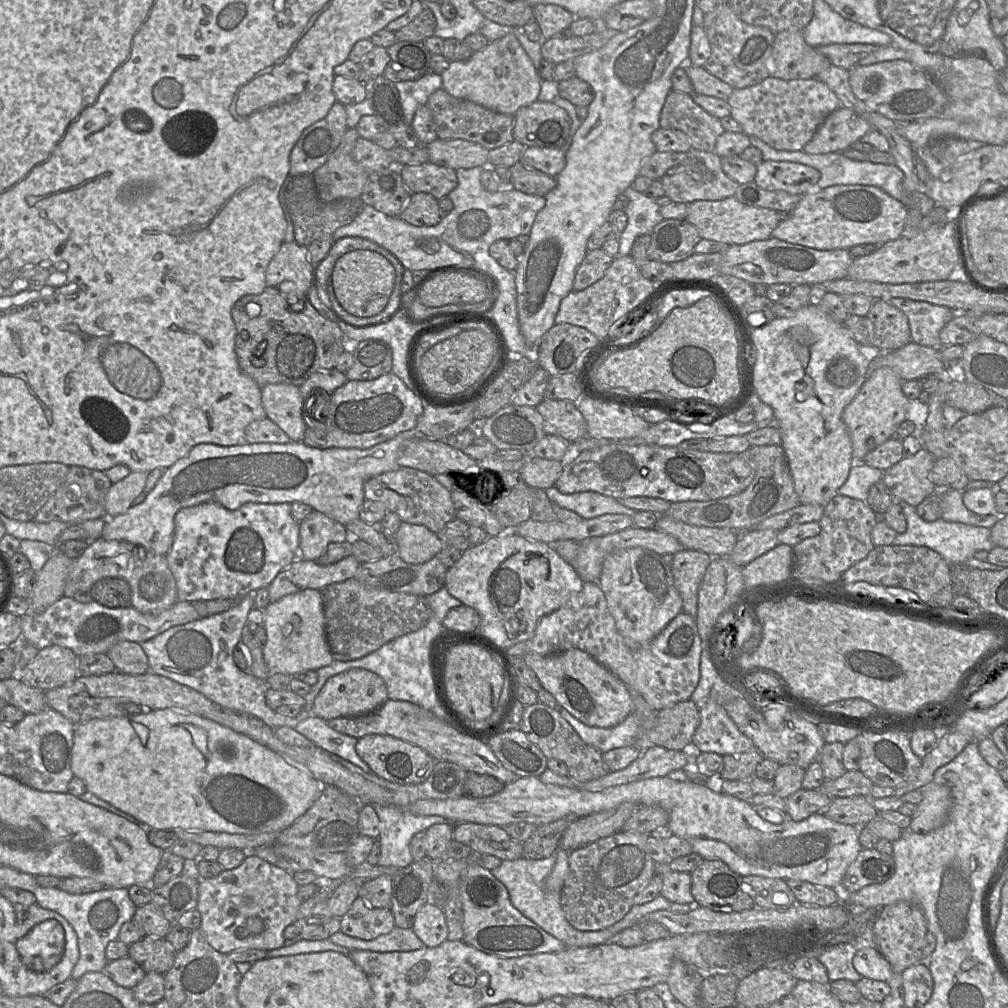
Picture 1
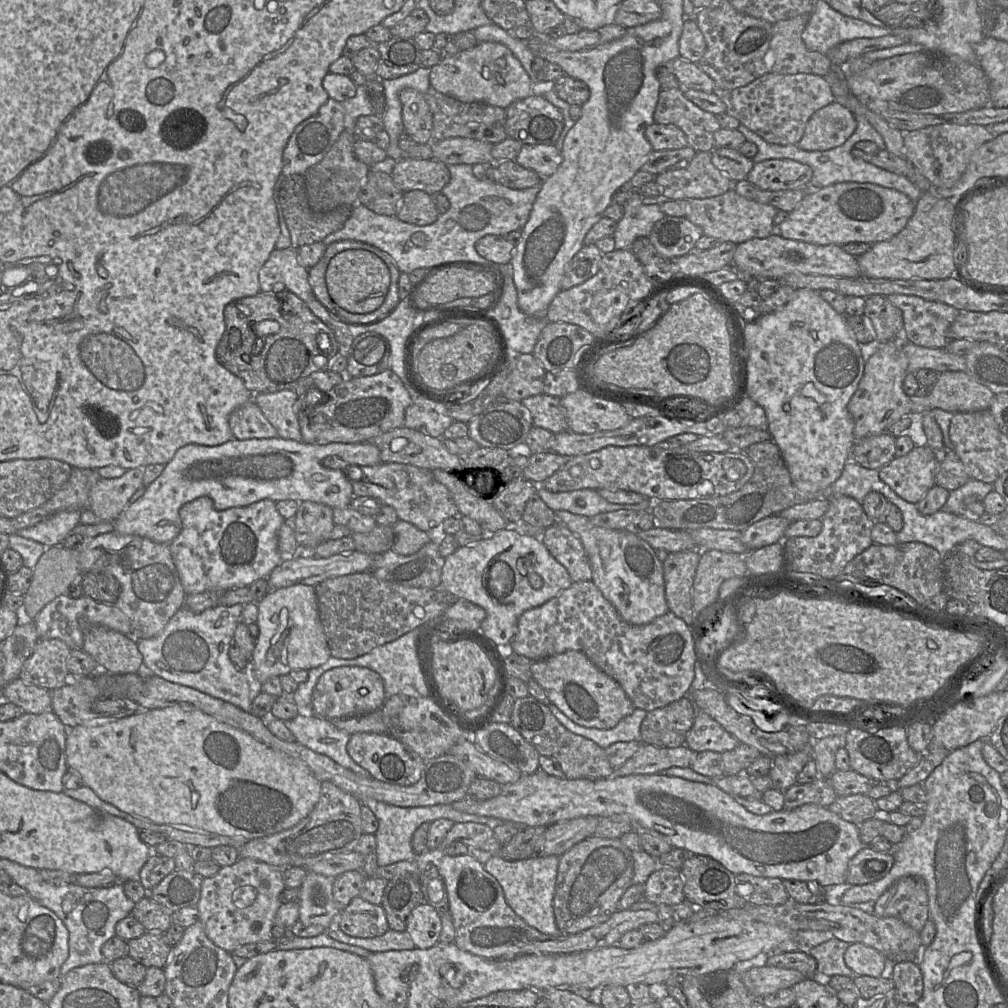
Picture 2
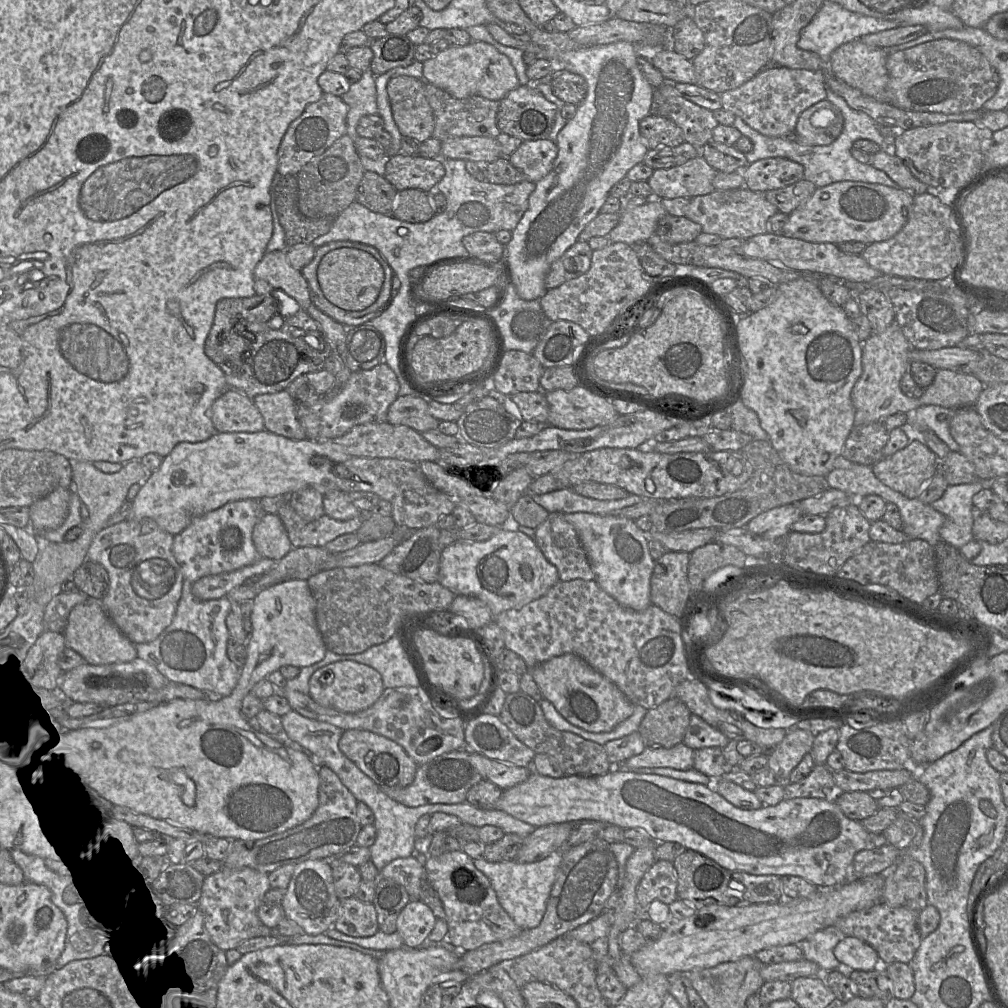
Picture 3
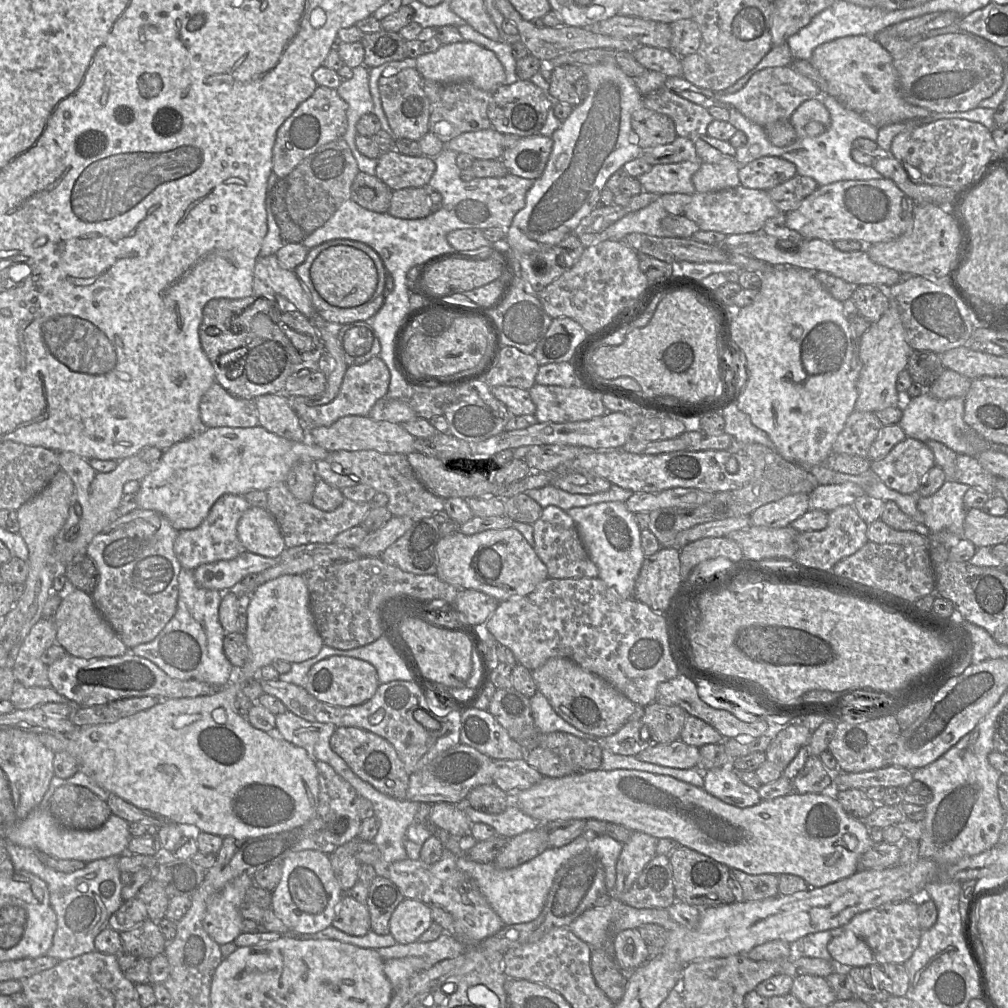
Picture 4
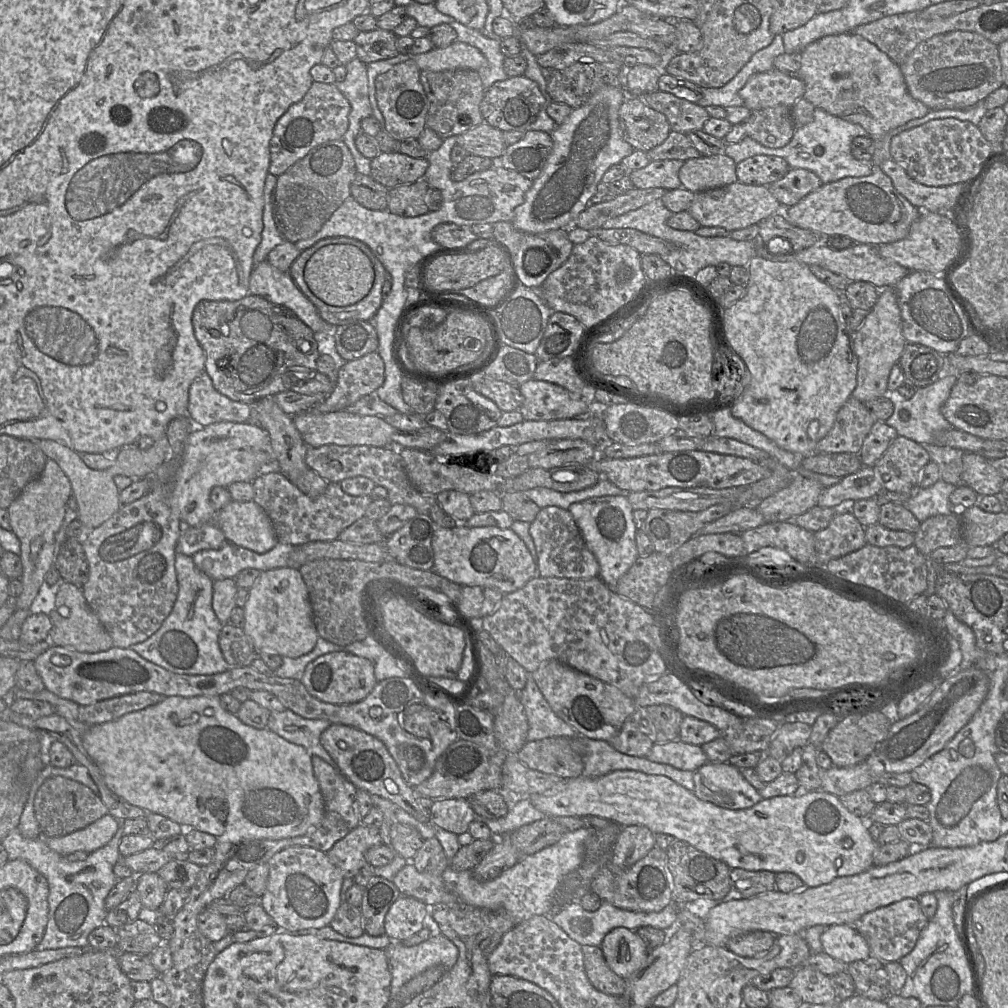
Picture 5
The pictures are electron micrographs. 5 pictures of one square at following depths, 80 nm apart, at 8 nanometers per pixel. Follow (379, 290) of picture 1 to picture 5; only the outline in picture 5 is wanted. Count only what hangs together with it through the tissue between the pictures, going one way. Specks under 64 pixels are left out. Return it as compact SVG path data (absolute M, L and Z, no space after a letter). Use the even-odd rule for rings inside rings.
M328 244L317 250L304 268L304 279L312 293L331 306L348 306L362 300L374 283L374 269L370 259L351 244Z

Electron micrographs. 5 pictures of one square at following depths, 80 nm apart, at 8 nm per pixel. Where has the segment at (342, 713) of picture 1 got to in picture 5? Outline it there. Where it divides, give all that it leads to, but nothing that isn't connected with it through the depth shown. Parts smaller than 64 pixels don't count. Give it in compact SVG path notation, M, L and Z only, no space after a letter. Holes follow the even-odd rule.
M331 652L308 663L300 681L320 701L331 704L352 704L366 698L377 684L370 660L348 652Z

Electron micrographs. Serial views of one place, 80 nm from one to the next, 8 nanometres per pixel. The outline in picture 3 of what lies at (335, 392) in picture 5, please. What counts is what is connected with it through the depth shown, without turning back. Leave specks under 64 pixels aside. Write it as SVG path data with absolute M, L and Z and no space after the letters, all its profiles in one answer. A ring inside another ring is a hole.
M381 363L369 370L352 372L341 391L330 401L322 401L319 395L313 395L311 399L296 402L296 416L306 433L306 439L336 439L357 425L387 422L388 409L398 398L399 389L393 370L386 363Z

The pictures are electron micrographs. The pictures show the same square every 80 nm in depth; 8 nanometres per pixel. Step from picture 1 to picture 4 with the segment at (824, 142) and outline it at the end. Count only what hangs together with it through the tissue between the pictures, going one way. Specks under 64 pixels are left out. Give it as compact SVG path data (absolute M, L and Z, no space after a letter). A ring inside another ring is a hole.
M818 97L804 101L789 120L798 138L815 137L828 128L830 113Z

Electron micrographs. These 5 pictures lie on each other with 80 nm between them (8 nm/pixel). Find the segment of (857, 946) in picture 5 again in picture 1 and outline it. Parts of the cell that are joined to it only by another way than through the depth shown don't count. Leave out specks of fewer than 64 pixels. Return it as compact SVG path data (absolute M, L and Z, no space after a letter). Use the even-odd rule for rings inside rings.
M875 945L859 949L853 966L862 977L877 981L889 982L893 975L892 966Z

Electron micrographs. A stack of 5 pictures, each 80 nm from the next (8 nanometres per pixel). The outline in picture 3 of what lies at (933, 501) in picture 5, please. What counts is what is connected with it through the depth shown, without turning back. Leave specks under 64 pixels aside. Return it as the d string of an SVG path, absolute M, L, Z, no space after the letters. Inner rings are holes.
M982 481L948 485L943 496L931 504L945 516L940 529L941 540L957 549L974 540L972 526L976 510L972 499L985 486L988 485Z

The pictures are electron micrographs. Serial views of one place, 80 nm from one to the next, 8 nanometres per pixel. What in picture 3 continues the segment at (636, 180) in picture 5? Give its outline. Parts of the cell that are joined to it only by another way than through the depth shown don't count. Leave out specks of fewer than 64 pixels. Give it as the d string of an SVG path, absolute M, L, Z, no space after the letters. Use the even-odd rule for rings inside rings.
M698 155L682 165L654 170L647 182L657 199L693 198L715 190L712 181L717 172Z

